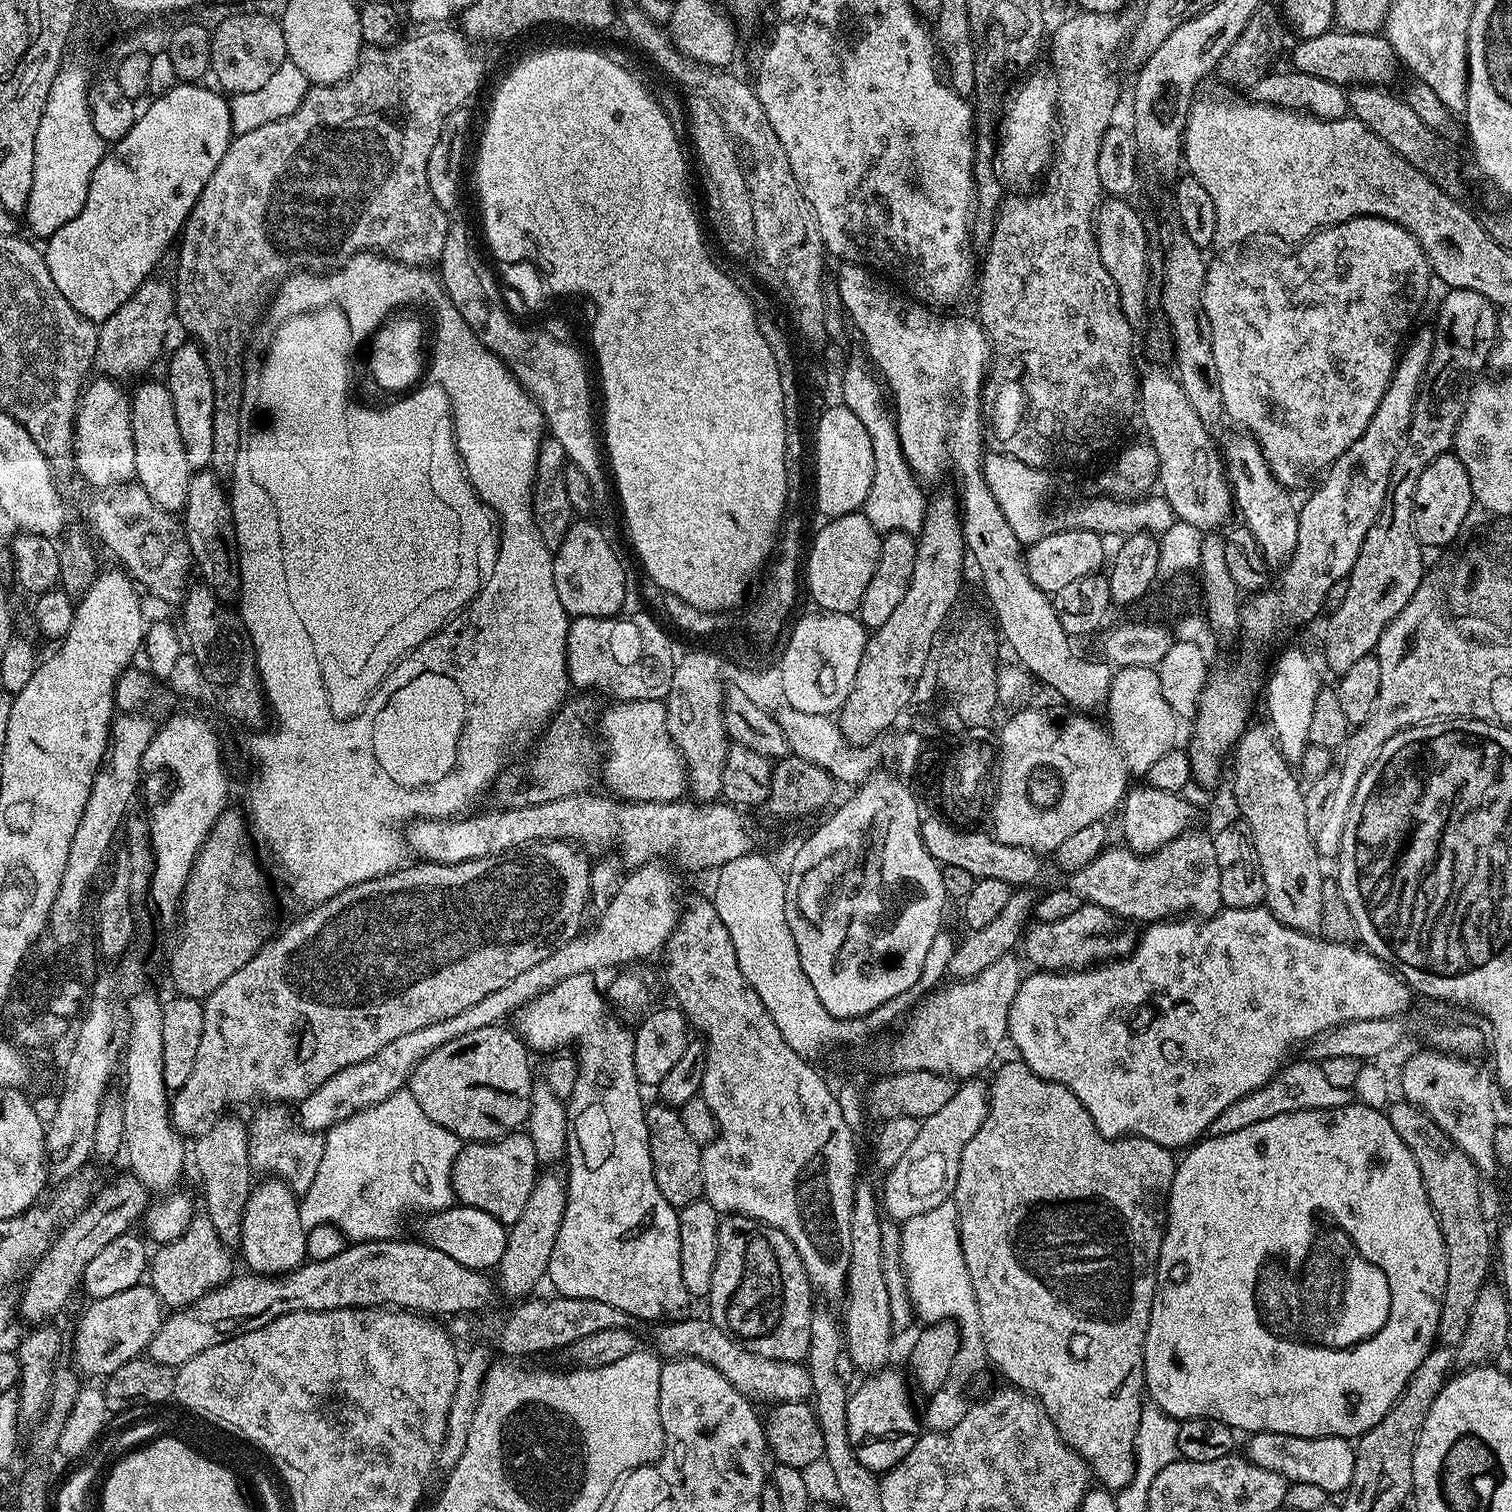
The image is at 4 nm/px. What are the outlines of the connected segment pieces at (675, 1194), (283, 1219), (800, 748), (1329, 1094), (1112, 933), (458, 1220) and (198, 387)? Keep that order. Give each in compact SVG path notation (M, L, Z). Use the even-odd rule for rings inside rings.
M653 1102L645 1107L644 1117L648 1127L652 1173L654 1182L658 1182L658 1190L662 1190L662 1198L666 1198L666 1202L670 1202L670 1206L677 1210L701 1199L704 1194L702 1158L700 1157L702 1146L694 1138L690 1138L679 1111L670 1107L669 1104Z
M264 1178L255 1185L248 1201L246 1210L242 1214L242 1234L238 1245L239 1251L244 1251L244 1260L249 1264L251 1271L258 1276L283 1276L285 1272L293 1272L294 1269L305 1263L308 1251L306 1242L308 1233L300 1220L300 1200L297 1193L293 1192L283 1180Z
M783 705L776 714L778 724L788 737L789 751L814 765L820 765L833 774L839 783L858 786L879 769L882 748L878 742L865 745L851 745L842 734L839 723L832 717L809 714Z
M1307 1058L1294 1060L1285 1063L1280 1071L1270 1078L1270 1082L1226 1106L1226 1110L1222 1110L1218 1118L1214 1118L1210 1129L1211 1135L1234 1134L1234 1130L1242 1130L1242 1126L1254 1126L1254 1122L1266 1122L1266 1118L1274 1118L1278 1114L1315 1108L1337 1108L1353 1103L1353 1091L1331 1085L1330 1081L1322 1075L1319 1063Z
M1081 903L1078 910L1066 918L1044 923L1032 922L1022 936L1022 948L1036 970L1083 970L1123 957L1132 951L1134 936L1119 928L1117 917L1102 906Z
M453 1206L425 1215L421 1220L424 1221L420 1224L419 1239L432 1248L442 1250L442 1254L454 1258L454 1262L462 1267L492 1270L499 1265L503 1256L506 1228L498 1222L498 1218L486 1214L486 1210Z
M187 343L169 358L166 383L174 402L178 431L182 433L186 462L190 462L193 470L204 470L210 465L210 454L214 454L214 386L210 382L210 370L200 345Z

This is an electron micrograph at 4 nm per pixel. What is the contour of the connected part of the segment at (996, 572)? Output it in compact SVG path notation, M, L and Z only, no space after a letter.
M844 262L839 266L841 268L836 276L836 288L840 291L840 300L848 311L847 319L849 321L852 319L856 323L857 330L860 331L869 358L876 363L875 371L882 377L887 391L892 391L890 400L894 405L898 438L901 439L901 449L906 462L920 478L940 476L943 472L952 471L960 479L960 492L958 491L958 503L962 513L960 529L964 531L967 551L978 558L979 565L982 566L980 584L988 595L989 602L992 603L991 615L994 617L999 635L1003 639L1004 636L1008 639L1013 654L1017 656L1013 657L1027 668L1041 685L1044 683L1046 687L1053 688L1072 707L1069 709L1079 710L1084 714L1095 713L1094 710L1099 704L1101 707L1108 703L1113 669L1099 659L1083 660L1080 656L1072 656L1073 641L1058 622L1058 614L1052 605L1052 596L1038 590L1038 586L1030 582L1030 574L1024 565L1021 542L1014 536L1013 530L1010 530L1005 515L999 509L998 502L994 500L994 495L991 494L986 479L983 478L986 420L982 415L982 389L986 383L986 369L989 367L988 333L975 319L951 320L950 317L941 315L939 311L899 291L891 292L887 288L889 285L883 279L877 278L869 269L862 268L859 264Z

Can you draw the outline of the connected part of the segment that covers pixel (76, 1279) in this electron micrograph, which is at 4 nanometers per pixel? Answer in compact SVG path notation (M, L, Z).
M125 1174L118 1177L101 1192L99 1189L87 1207L57 1233L47 1252L31 1265L20 1300L18 1296L19 1315L24 1315L29 1325L43 1325L51 1321L48 1320L51 1316L58 1315L60 1308L67 1306L68 1299L78 1292L78 1285L83 1281L86 1262L90 1262L90 1258L94 1258L102 1246L110 1246L115 1236L123 1236L129 1231L128 1200L138 1199L140 1191L142 1185L137 1176Z

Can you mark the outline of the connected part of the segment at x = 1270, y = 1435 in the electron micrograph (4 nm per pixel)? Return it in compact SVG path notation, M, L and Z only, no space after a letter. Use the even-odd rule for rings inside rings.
M1254 1432L1247 1437L1246 1455L1250 1462L1266 1470L1274 1470L1279 1476L1291 1482L1310 1482L1322 1486L1330 1494L1348 1491L1350 1478L1354 1474L1355 1447L1343 1436L1315 1436L1302 1438L1277 1432Z

